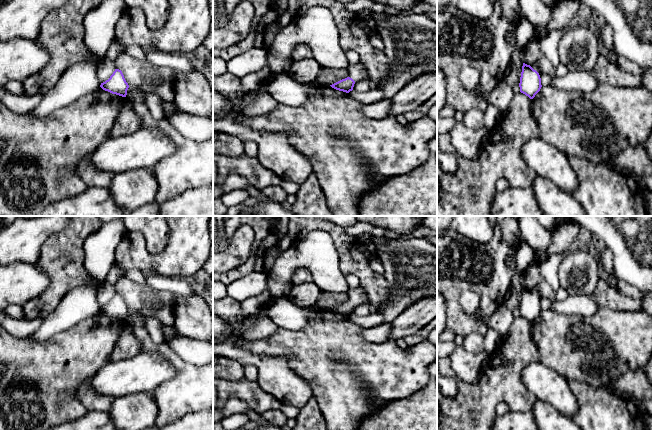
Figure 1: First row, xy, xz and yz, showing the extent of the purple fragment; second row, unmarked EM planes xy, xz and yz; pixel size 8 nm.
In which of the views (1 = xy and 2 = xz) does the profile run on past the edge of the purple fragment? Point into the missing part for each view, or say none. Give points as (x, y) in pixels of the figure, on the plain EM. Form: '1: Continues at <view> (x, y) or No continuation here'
1: No continuation here
2: Continues at xz (357, 296)

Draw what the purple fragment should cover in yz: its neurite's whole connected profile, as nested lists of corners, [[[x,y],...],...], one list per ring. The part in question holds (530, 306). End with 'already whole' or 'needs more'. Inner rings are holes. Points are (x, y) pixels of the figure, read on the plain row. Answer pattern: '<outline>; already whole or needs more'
[[[525,287],[522,290],[519,311],[520,316],[530,323],[533,323],[542,311],[539,297]]]; already whole

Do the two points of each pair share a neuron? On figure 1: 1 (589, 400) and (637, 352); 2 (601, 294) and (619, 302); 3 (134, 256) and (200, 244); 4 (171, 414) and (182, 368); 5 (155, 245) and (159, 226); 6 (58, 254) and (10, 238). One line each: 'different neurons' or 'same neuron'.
1: different neurons
2: same neuron
3: same neuron
4: same neuron
5: same neuron
6: different neurons

